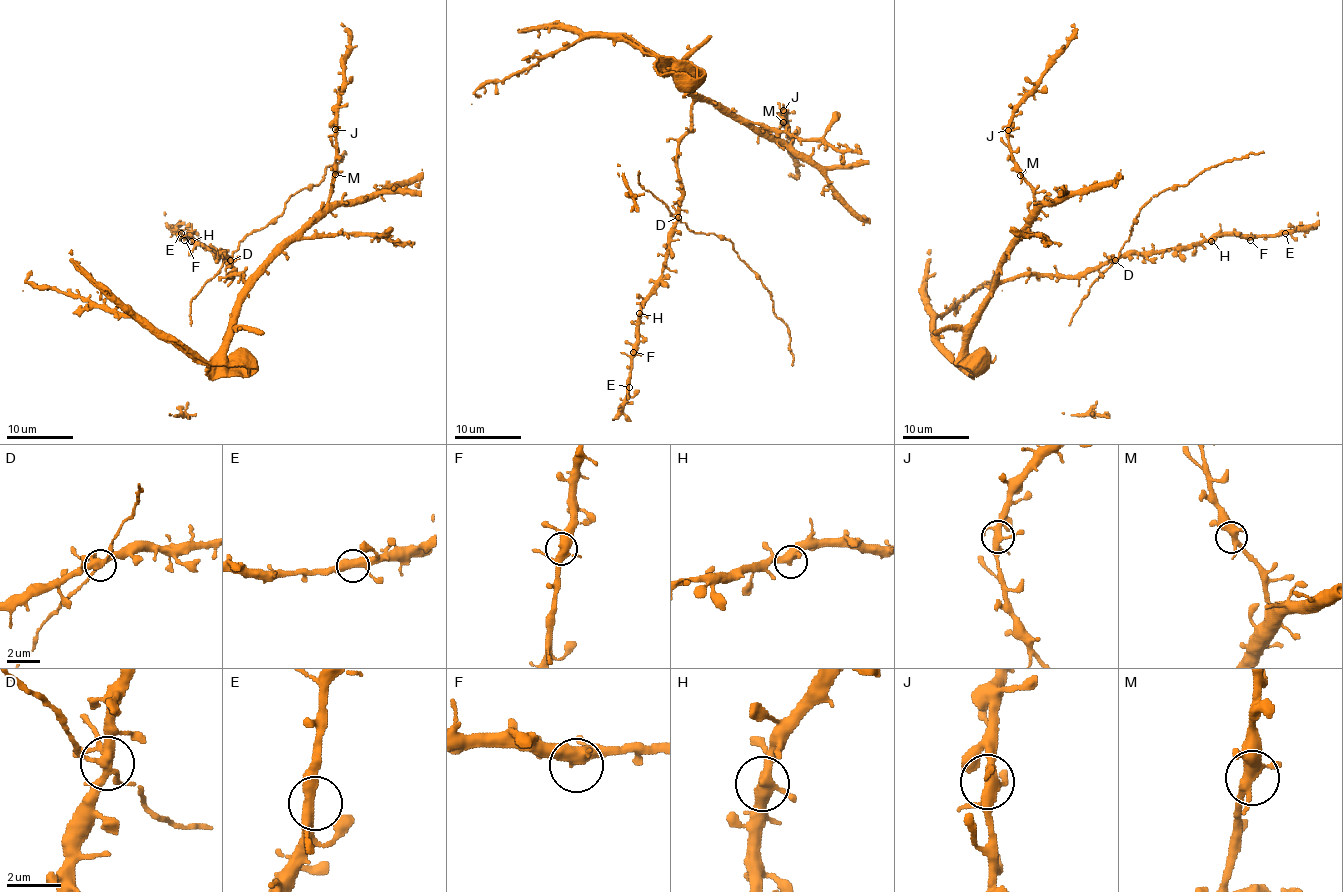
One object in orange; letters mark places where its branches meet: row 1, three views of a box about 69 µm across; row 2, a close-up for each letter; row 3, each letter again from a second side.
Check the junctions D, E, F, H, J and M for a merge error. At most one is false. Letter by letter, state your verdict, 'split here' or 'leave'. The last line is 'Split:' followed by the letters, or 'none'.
D: leave
E: leave
F: leave
H: leave
J: leave
M: leave
Split: none

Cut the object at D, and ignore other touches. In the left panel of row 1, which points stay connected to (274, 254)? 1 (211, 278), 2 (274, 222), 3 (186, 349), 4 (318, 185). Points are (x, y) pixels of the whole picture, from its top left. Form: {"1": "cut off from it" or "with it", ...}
{"1": "cut off from it", "2": "cut off from it", "3": "with it", "4": "cut off from it"}

